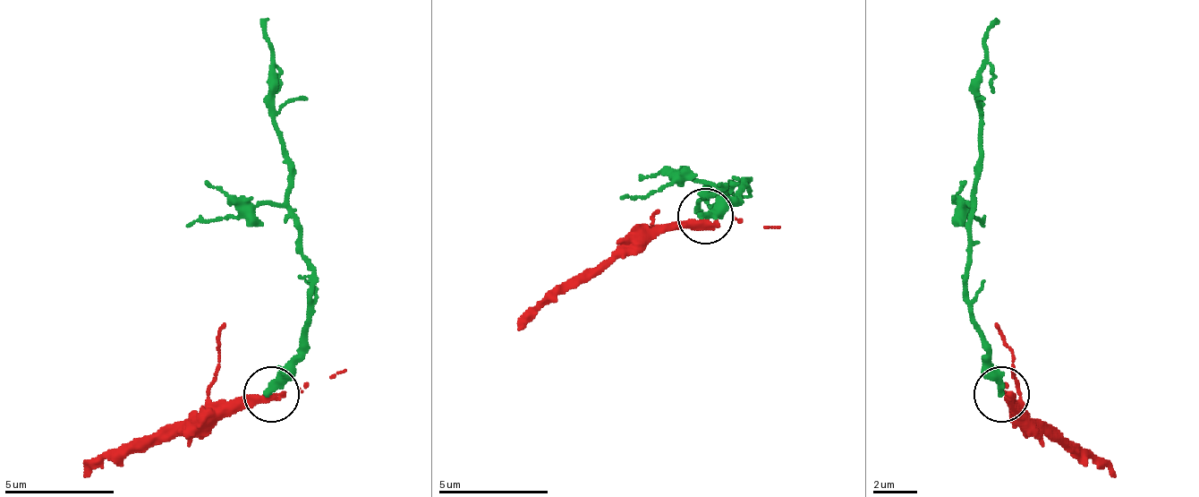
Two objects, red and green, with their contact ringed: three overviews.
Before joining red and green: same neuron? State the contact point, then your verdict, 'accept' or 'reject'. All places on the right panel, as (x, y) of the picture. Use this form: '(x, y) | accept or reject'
(1001, 394) | reject

